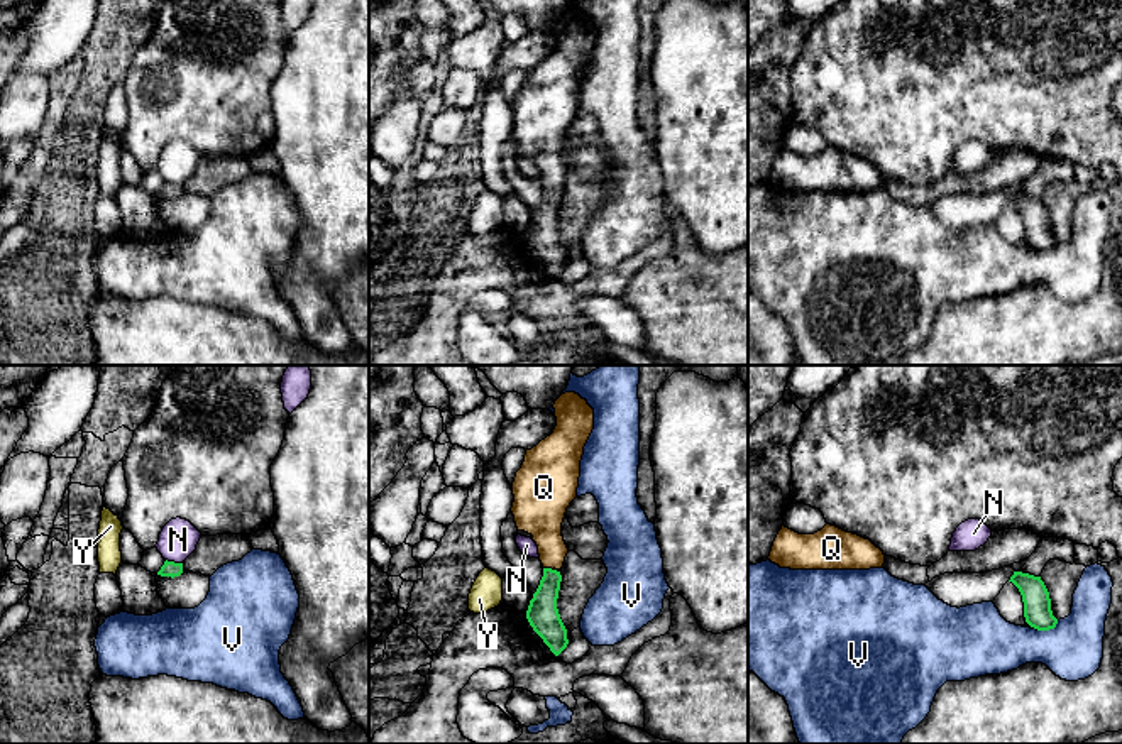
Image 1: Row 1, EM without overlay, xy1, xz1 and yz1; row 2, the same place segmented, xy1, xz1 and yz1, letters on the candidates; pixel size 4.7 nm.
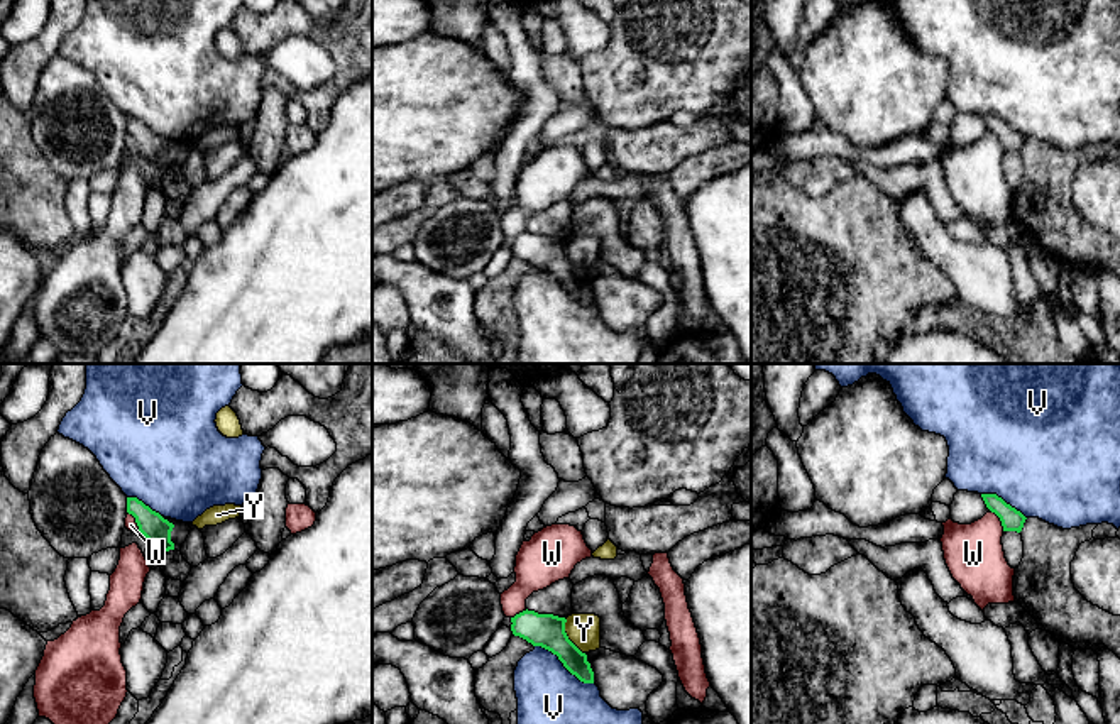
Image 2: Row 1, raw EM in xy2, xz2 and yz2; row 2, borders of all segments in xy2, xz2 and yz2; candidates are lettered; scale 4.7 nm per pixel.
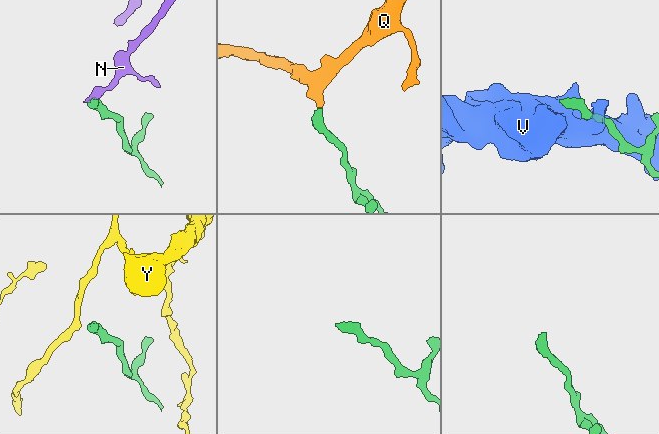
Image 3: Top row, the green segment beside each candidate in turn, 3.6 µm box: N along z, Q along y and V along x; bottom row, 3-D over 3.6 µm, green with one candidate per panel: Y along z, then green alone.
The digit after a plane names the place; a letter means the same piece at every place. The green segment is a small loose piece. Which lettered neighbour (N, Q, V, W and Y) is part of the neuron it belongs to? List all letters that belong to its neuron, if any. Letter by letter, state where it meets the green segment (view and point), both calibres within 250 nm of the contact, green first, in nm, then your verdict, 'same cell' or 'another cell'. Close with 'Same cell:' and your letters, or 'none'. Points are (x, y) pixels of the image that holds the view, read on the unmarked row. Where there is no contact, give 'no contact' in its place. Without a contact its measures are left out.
N: contact xy1 (173, 183); calibres 80 and 180 nm; another cell
Q: contact xz1 (549, 190); calibres 150 and 200 nm; same cell
V: contact xz2 (564, 286); calibres 160 and 400 nm; another cell
W: contact xy2 (136, 142); calibres 120 and 60 nm; another cell
Y: contact xz2 (567, 257); calibres 160 and 160 nm; another cell
Same cell: Q

